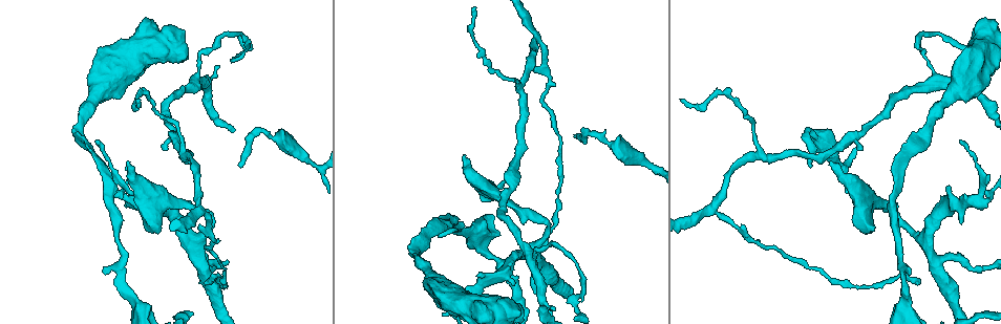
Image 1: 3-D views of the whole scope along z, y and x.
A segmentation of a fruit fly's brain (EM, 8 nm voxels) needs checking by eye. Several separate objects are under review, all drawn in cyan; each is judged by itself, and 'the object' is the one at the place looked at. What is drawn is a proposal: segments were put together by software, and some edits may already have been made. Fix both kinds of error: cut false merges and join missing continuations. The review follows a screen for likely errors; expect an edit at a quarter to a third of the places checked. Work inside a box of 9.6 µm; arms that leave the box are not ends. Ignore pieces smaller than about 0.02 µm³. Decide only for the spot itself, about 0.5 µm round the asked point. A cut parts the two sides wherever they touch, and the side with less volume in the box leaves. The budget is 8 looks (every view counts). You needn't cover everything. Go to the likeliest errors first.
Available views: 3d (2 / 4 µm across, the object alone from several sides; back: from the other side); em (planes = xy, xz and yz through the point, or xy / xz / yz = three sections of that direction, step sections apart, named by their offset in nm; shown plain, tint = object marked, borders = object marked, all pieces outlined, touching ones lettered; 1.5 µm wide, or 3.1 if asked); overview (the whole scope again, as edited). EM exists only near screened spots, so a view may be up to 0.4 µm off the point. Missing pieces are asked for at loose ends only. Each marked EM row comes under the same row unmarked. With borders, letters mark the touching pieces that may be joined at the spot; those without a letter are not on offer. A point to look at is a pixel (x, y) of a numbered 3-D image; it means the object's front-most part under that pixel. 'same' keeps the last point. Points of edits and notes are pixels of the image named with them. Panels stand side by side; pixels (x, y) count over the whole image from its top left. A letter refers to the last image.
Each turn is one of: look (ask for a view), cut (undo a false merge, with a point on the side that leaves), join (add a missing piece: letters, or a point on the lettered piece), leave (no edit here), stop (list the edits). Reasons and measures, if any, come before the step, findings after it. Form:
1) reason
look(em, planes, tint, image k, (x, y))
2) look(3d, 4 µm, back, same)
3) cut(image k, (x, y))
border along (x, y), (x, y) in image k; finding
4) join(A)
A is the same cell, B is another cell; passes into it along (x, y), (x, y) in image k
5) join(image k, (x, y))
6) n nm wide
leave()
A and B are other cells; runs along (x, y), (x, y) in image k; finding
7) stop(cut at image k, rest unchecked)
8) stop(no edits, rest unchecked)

an open end
look(em, planes, borders, image 1, (811, 167))

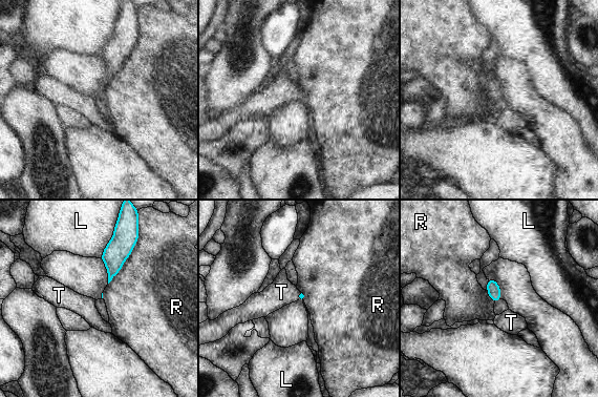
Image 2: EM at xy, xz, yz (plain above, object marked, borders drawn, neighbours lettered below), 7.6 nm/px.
join(T)
T is the same cell, L and R are other cells; passes into it along (301, 295), (297, 295), (281, 292) in image 2; the cell continues

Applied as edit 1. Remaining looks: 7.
sudden change in width
look(3d, 4 µm, image 1, (911, 151))

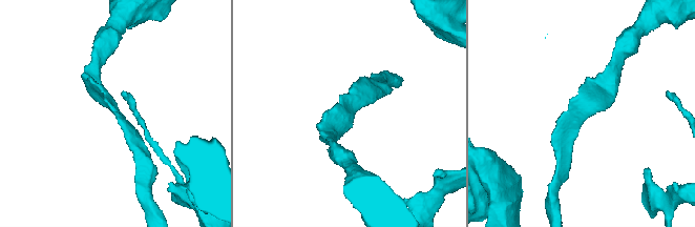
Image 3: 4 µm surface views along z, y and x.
look(em, xz, step 8, tint, image 3, (349, 114))

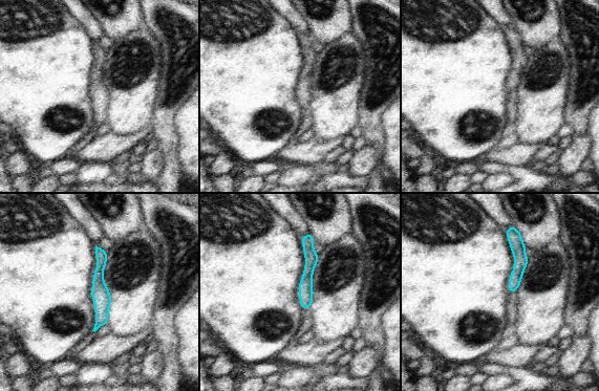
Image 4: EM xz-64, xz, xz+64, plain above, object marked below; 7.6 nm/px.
cut it another way
look(em, planes, borders, same)

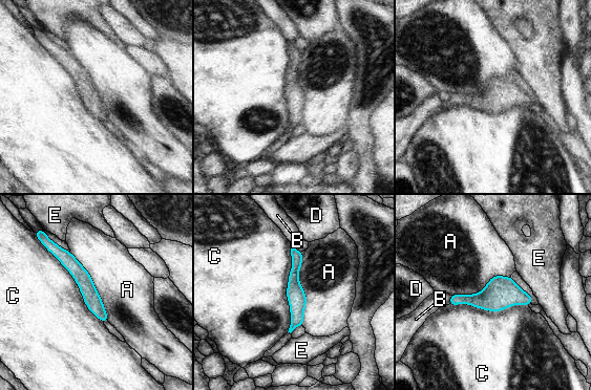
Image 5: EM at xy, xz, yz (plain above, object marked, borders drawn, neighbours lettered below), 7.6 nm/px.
leave()
A, B, C, D and E are other cells; border along (301, 252), (302, 325) in image 5; continuous, no second cell

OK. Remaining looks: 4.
stop(join at image 2, rest unchecked)

